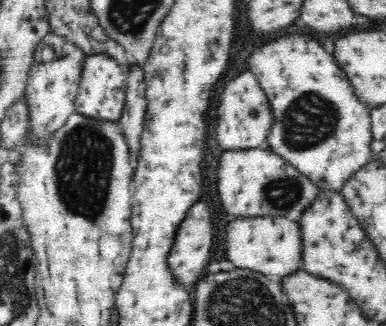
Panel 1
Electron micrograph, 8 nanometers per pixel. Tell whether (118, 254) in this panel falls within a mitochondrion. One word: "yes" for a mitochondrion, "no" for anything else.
no

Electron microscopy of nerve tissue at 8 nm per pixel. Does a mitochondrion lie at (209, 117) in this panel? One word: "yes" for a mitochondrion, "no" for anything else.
no

